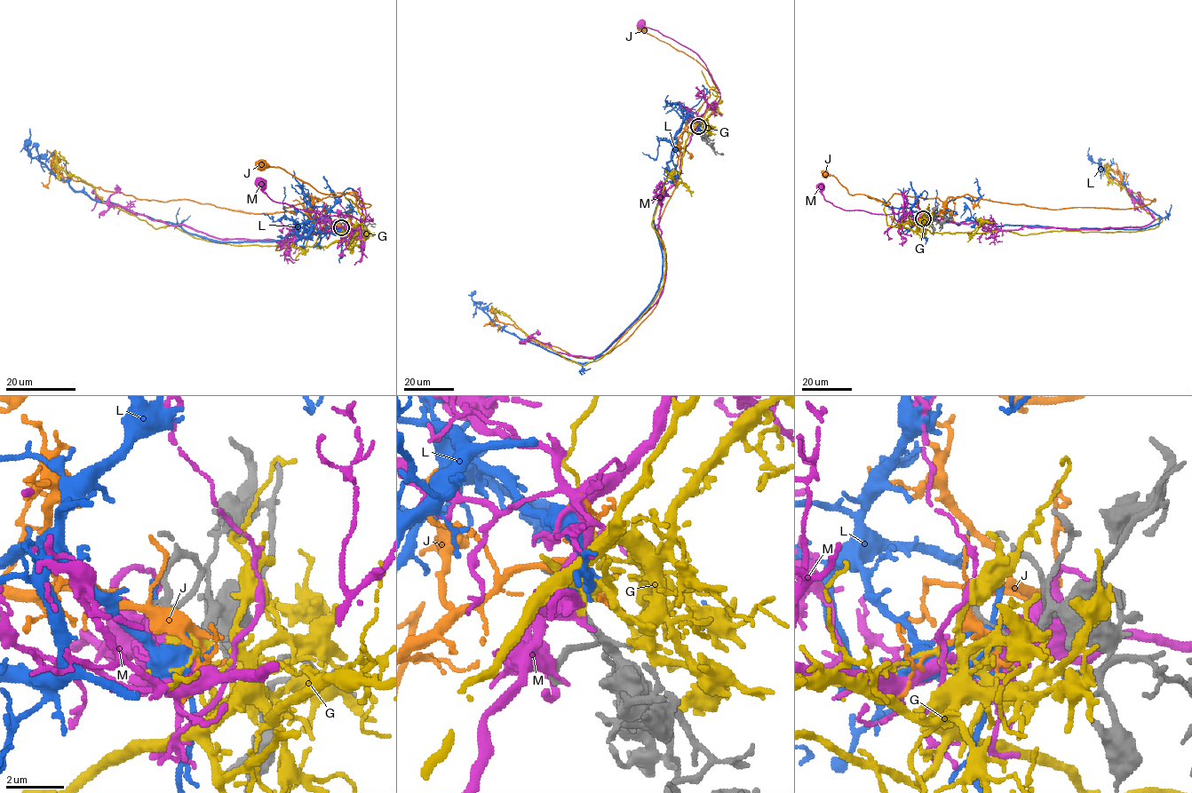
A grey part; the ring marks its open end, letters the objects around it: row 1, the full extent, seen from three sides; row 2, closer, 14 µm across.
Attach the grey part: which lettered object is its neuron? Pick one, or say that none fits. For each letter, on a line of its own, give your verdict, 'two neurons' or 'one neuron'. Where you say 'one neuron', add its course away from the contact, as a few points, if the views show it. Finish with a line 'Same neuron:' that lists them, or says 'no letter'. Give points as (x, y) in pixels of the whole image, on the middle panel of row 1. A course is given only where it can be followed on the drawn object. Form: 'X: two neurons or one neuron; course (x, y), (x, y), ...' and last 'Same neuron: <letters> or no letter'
G: two neurons
J: two neurons
L: two neurons
M: one neuron; course (698, 126), (700, 116), (716, 106), (720, 98), (705, 63), (687, 48), (640, 24)
Same neuron: M

